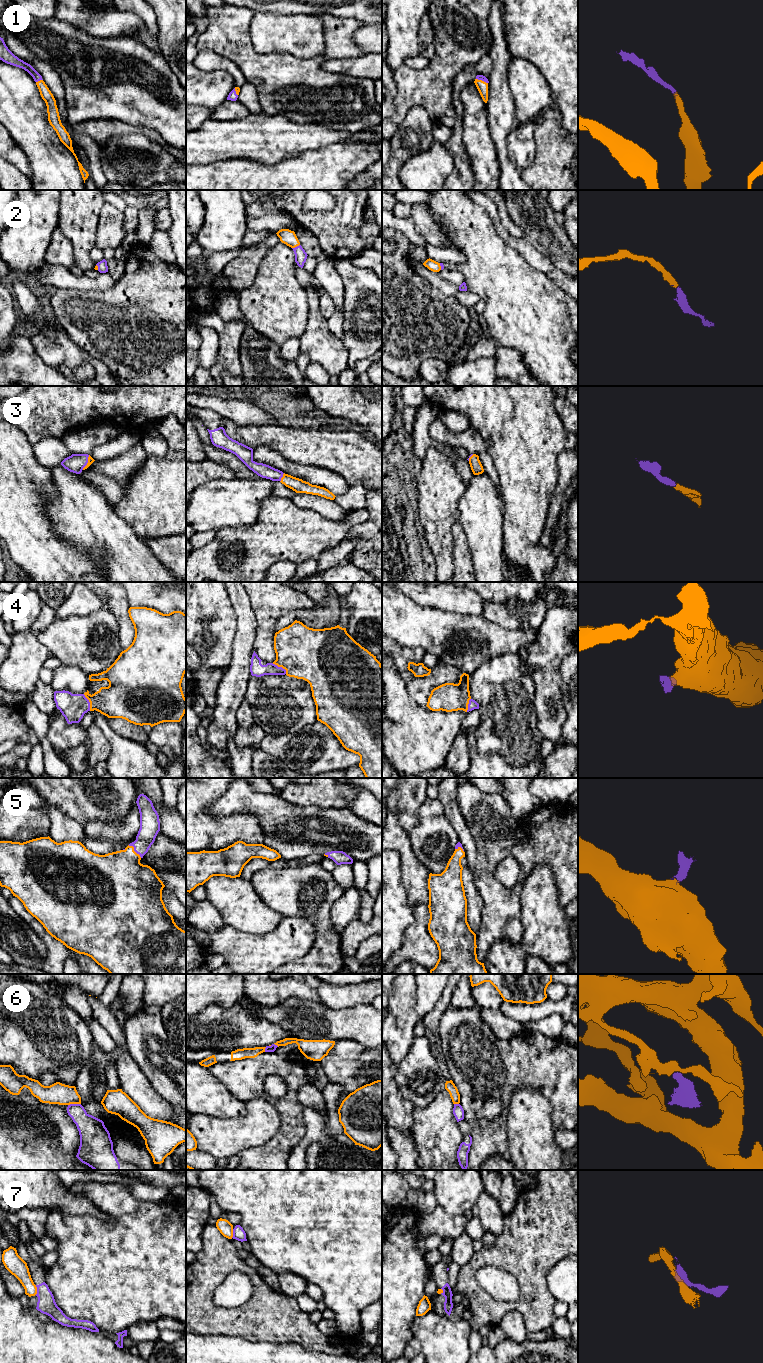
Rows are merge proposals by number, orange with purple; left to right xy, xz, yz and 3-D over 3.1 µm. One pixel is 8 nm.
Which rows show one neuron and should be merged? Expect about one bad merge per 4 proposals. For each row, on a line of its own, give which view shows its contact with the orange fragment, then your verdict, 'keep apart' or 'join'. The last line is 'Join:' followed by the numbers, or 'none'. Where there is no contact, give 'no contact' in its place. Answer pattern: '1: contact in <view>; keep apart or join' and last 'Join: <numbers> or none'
1: contact in yz; join
2: contact in xz; join
3: contact in xy; join
4: contact in xy; join
5: contact in xy; join
6: contact in xy; keep apart
7: contact in xy; keep apart
Join: 1, 2, 3, 4, 5

